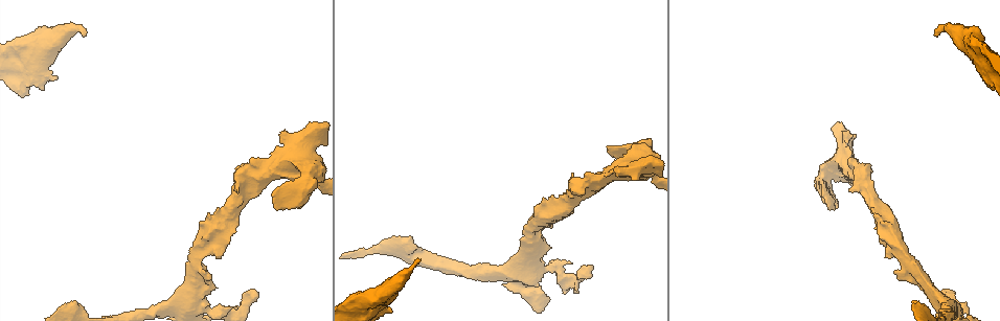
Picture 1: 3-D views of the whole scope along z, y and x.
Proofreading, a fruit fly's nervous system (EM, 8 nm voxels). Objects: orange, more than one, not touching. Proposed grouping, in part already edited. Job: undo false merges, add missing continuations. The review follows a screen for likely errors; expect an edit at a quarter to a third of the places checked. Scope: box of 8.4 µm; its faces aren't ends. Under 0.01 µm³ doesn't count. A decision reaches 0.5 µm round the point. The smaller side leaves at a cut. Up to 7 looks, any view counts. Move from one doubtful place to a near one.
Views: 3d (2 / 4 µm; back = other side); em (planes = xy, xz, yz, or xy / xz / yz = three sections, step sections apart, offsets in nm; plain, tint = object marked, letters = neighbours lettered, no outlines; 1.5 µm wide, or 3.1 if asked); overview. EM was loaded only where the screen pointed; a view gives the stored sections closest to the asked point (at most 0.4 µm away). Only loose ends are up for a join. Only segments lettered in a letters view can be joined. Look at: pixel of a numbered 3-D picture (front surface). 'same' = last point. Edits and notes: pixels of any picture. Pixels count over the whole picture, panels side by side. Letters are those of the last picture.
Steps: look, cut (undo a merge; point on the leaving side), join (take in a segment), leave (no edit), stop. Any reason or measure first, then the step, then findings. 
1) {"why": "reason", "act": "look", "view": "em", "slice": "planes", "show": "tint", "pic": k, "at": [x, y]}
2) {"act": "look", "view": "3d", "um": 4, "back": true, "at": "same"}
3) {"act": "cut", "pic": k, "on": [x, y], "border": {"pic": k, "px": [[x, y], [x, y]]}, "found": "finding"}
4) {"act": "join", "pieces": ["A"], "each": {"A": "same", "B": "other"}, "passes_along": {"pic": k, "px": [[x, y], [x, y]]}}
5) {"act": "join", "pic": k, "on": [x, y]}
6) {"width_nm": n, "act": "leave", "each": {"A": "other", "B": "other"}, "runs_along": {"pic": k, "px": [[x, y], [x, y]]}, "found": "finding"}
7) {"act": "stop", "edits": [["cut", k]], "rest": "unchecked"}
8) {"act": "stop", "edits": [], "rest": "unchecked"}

{"why": "free end", "act": "look", "view": "3d", "um": 2, "pic": 1, "at": [255, 291]}

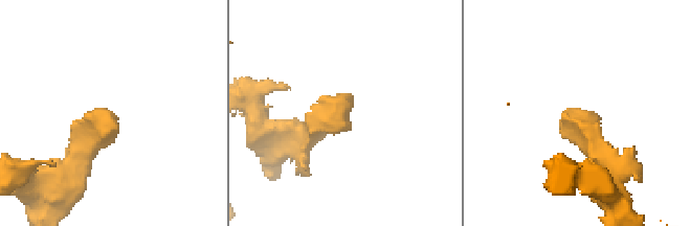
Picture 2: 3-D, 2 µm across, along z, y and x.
{"why": "now the EM", "act": "look", "view": "em", "slice": "yz", "step": 8, "show": "letters", "pic": 2, "at": [562, 114]}

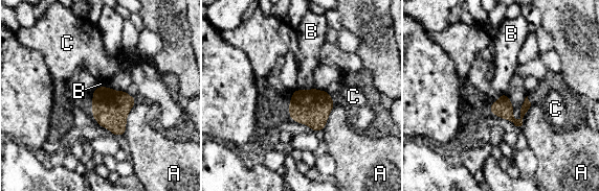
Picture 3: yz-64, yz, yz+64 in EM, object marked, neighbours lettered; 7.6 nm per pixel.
{"act": "leave", "each": {"A": "other", "B": "other", "C": "other"}, "border": {"pic": 3, "px": [[313, 88], [295, 90]]}, "found": "none of them fits"}

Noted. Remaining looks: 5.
{"act": "look", "view": "em", "slice": "planes", "show": "letters", "pic": 1, "at": [298, 207]}

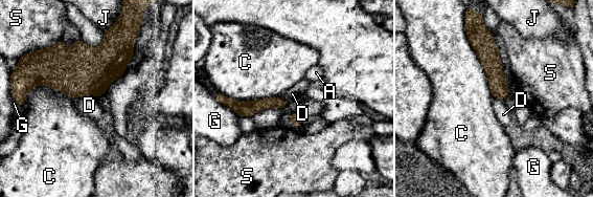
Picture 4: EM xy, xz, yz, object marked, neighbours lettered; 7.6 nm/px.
{"act": "join", "pic": 4, "on": [89, 105], "each": {"A": "other", "C": "other", "D": "same", "G": "other", "J": "other", "S": "other"}, "passes_along": {"pic": 4, "px": [[81, 70], [87, 94], [89, 105]]}, "found": "it goes on there"}

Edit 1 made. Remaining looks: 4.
{"why": "see it whole again", "act": "look", "view": "overview"}

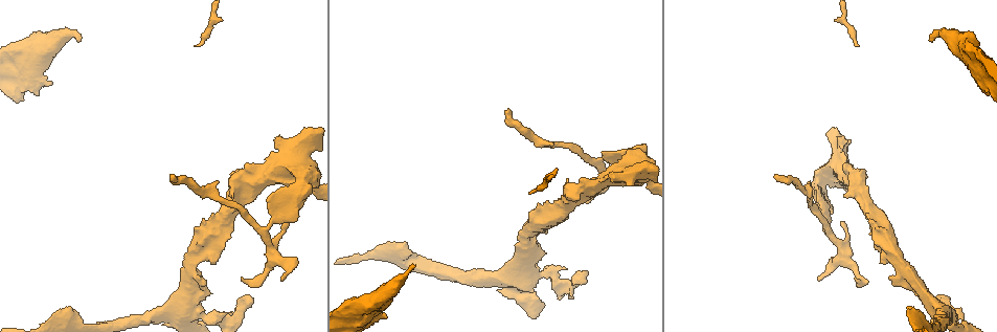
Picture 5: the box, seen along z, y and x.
{"why": "free end", "act": "look", "view": "em", "slice": "planes", "show": "plain", "pic": 5, "at": [404, 242]}

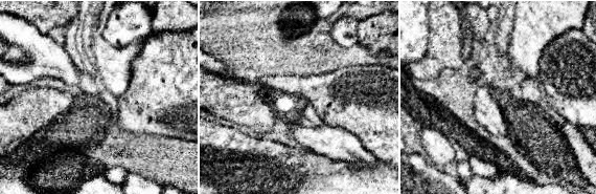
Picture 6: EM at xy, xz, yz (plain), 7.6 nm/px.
{"why": "see the neighbours", "act": "look", "view": "em", "slice": "planes", "show": "letters", "at": "same"}

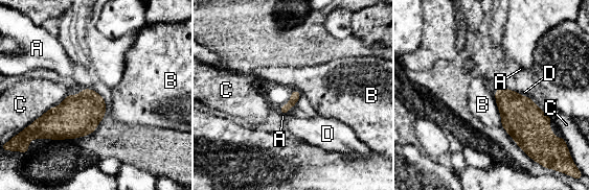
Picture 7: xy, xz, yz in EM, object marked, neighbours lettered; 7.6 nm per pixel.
{"act": "leave", "each": {"A": "other", "B": "other", "C": "other", "D": "other"}, "found": "no lettered segment goes on from it"}

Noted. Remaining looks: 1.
{"act": "stop", "edits": [["join", 4]], "rest": "unchecked"}

